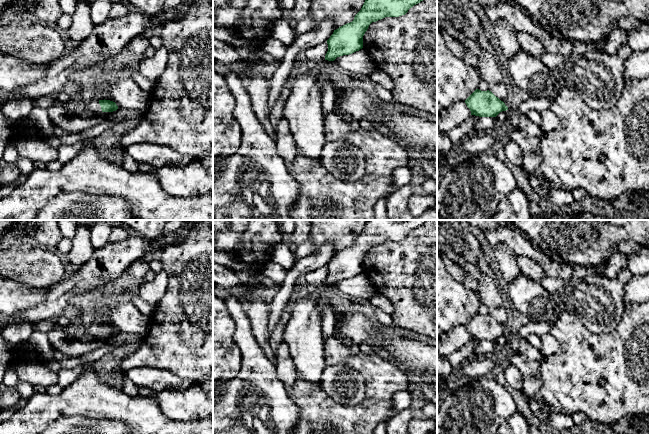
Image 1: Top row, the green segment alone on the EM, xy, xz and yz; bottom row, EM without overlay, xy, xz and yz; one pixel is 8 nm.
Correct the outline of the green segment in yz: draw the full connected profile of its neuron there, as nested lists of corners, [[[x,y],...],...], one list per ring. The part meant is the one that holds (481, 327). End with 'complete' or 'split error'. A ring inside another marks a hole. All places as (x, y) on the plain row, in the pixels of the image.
[[[476,313],[465,327],[471,335],[471,339],[479,341],[496,341],[500,336],[508,334],[503,325],[496,321],[491,315]]]; complete

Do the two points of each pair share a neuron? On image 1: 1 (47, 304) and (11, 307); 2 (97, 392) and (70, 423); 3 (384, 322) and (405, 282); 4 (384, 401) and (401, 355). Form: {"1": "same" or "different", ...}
{"1": "different", "2": "different", "3": "different", "4": "different"}

